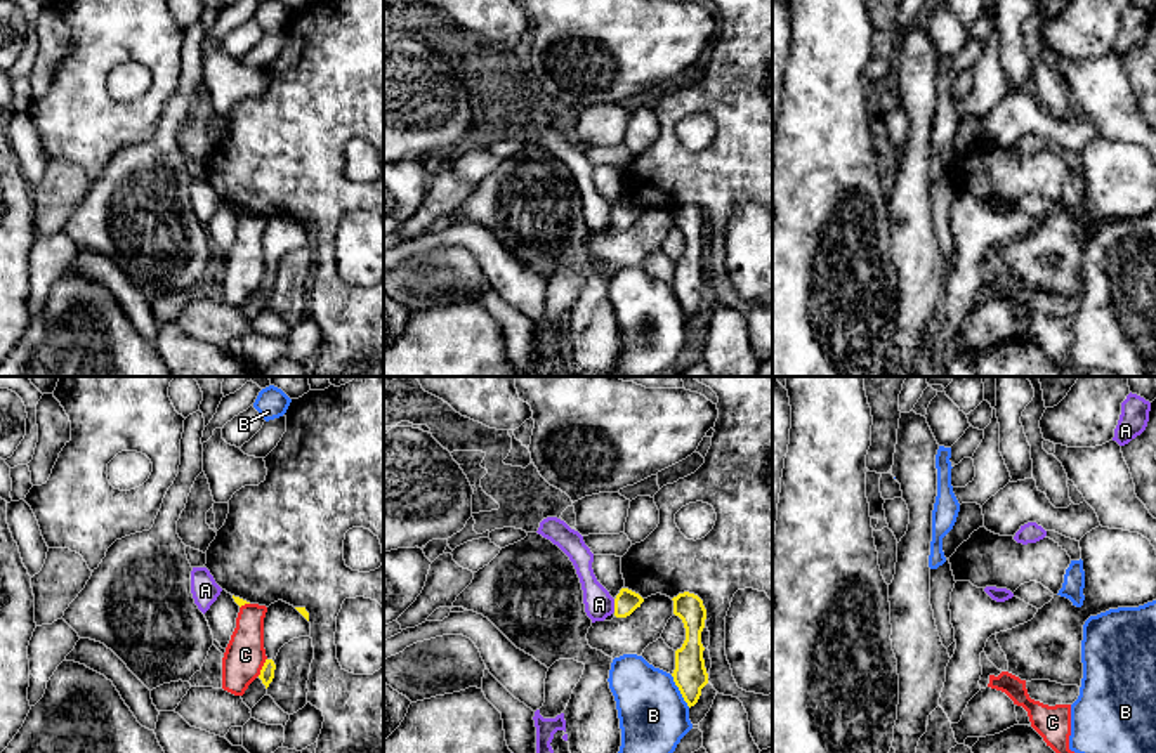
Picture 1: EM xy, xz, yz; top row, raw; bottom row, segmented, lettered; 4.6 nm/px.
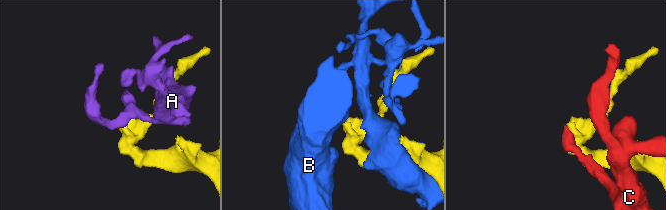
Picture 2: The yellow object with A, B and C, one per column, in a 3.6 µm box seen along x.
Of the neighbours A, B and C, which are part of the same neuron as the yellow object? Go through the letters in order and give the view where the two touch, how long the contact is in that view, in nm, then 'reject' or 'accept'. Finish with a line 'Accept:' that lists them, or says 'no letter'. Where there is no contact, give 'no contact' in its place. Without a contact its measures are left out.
A: meets yellow in xz; contact 60 nm long; reject
B: meets yellow in xz; contact 180 nm long; reject
C: meets yellow in xy; contact 100 nm long; reject
Accept: no letter

